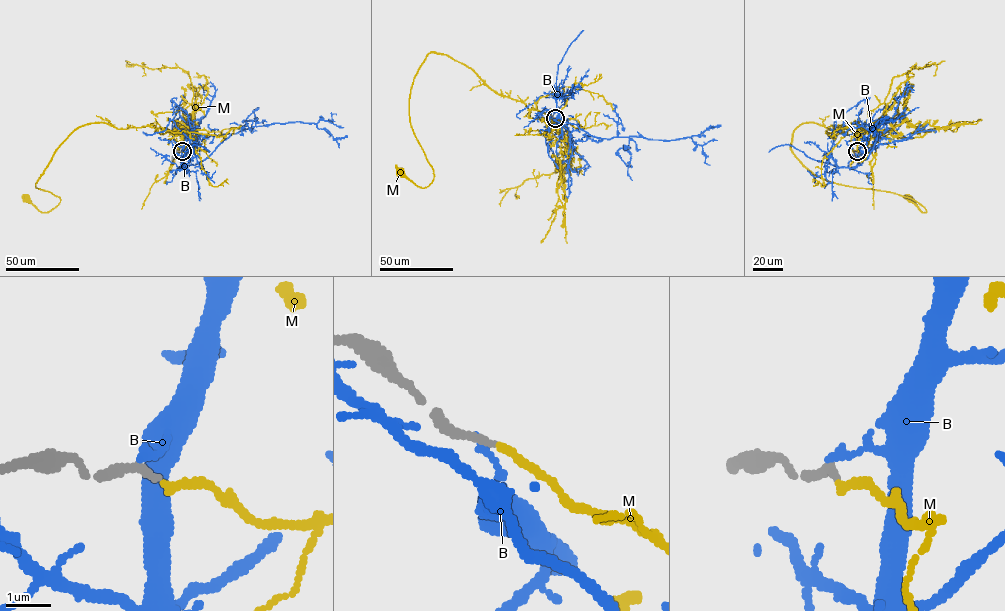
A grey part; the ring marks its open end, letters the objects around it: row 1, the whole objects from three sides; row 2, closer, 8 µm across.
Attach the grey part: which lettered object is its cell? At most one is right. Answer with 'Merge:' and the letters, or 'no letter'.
Merge: M

